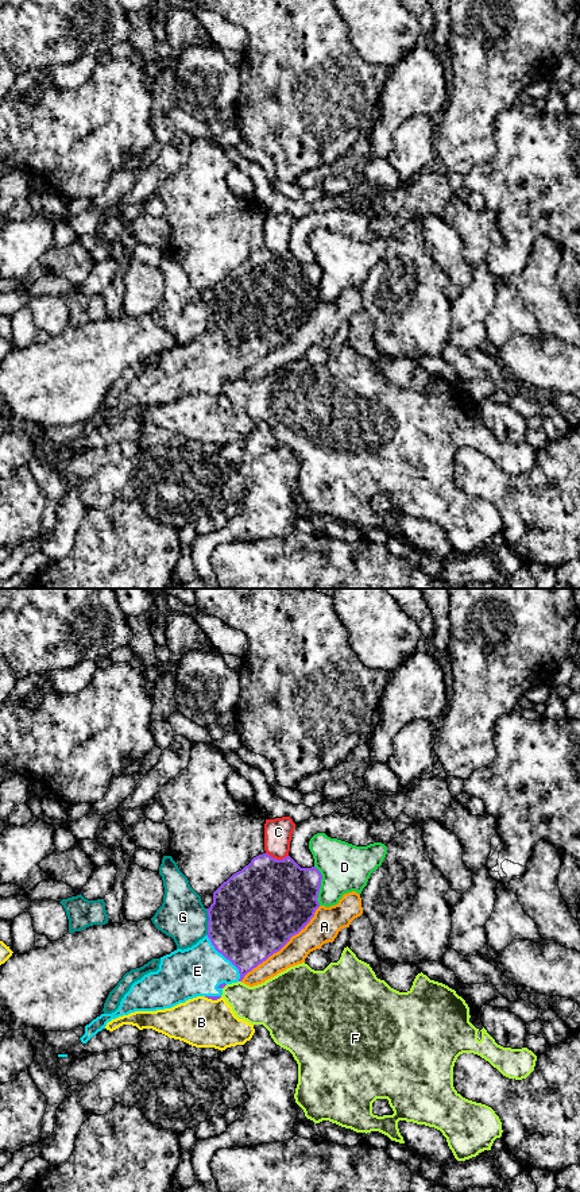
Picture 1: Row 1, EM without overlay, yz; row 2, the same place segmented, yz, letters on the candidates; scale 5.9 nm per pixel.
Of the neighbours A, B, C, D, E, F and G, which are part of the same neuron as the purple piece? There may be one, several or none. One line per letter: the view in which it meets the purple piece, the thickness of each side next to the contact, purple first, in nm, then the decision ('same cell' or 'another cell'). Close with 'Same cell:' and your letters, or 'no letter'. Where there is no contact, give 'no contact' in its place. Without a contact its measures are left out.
A: yz | 500/160 nm | another cell
B: yz | 30/300 nm | another cell
C: yz | 480/160 nm | another cell
D: yz | 440/280 nm | another cell
E: yz | 480/300 nm | same cell
F: yz | 30/240 nm | another cell
G: yz | 500/280 nm | another cell
Same cell: E

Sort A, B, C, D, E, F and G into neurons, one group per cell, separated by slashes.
A / B / C / D / E / F / G

